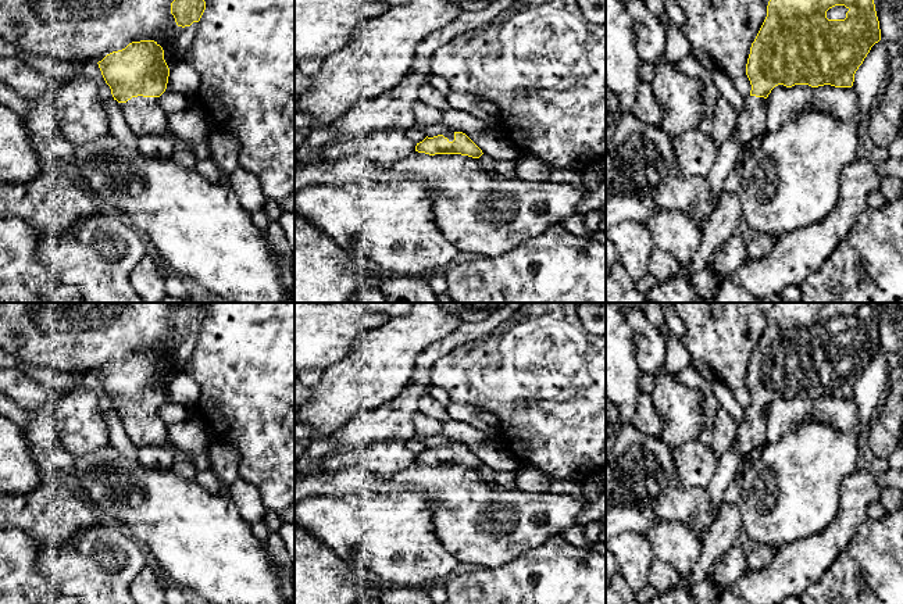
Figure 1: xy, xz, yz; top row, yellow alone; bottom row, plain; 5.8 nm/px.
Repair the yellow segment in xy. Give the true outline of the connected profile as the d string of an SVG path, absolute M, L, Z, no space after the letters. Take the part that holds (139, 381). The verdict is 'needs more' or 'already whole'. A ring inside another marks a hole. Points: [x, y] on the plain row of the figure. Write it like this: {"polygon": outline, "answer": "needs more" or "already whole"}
{"polygon": "M132 353L97 375L138 450L160 446L168 447L174 457L183 453L169 442L168 426L158 417L158 408L167 400L169 379L157 353Z", "answer": "needs more"}

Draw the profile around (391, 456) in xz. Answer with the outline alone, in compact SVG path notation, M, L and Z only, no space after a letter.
M385 439L363 450L360 464L378 476L392 476L415 462L415 454L399 439Z

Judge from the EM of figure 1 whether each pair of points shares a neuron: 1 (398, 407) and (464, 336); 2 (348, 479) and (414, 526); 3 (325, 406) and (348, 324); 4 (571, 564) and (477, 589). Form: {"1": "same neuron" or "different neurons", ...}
{"1": "same neuron", "2": "different neurons", "3": "different neurons", "4": "same neuron"}

